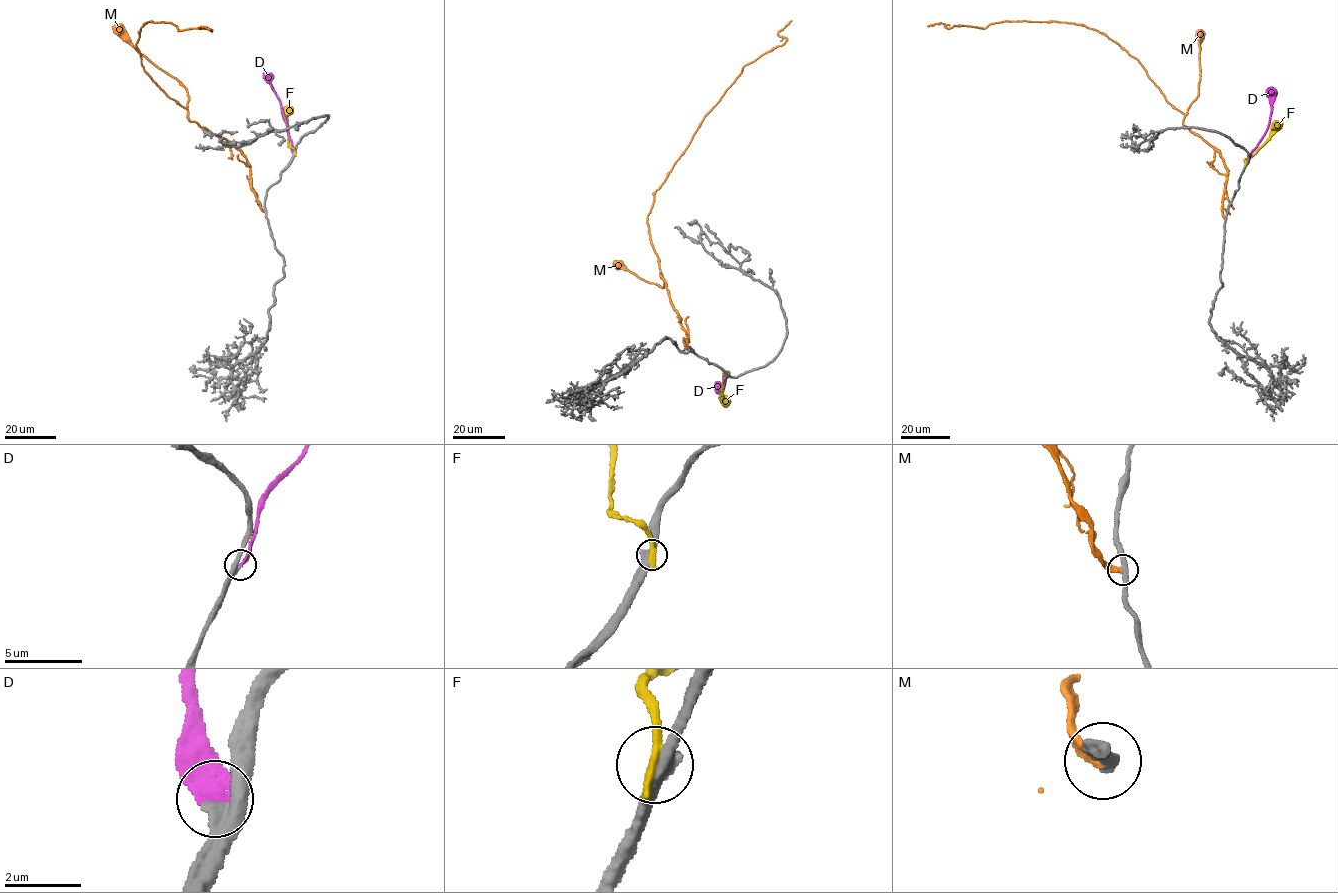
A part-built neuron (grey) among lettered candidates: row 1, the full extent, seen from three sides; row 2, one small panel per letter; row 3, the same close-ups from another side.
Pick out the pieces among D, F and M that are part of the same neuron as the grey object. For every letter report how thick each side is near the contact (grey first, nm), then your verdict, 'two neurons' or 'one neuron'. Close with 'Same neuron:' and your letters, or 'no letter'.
D: calibres 340 and 360 nm; one neuron
F: calibres 400 and 340 nm; two neurons
M: calibres 320 and 300 nm; two neurons
Same neuron: D

